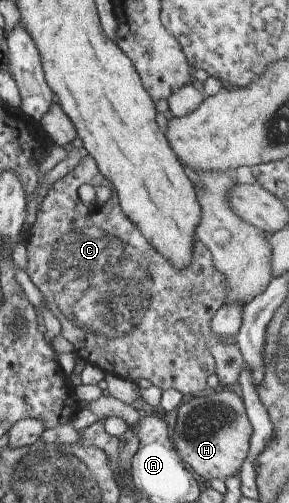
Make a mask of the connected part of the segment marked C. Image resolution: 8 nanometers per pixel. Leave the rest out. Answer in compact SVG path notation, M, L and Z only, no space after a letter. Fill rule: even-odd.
M88 154L80 159L73 170L63 175L62 178L57 179L46 191L46 195L42 199L40 205L40 212L34 219L34 223L26 234L25 239L27 245L26 250L26 269L25 273L30 281L36 287L36 291L44 297L44 303L47 303L52 315L59 320L60 332L59 334L72 344L74 352L83 360L85 364L92 364L92 367L99 368L102 375L112 374L119 378L130 379L136 381L137 379L147 379L151 385L155 385L158 389L167 390L175 389L182 395L192 395L198 391L207 391L207 377L215 373L215 363L213 357L210 355L209 349L206 348L204 337L209 333L209 321L211 317L217 312L217 309L225 303L227 299L227 287L223 285L225 279L224 274L221 274L213 266L211 253L208 251L198 239L193 242L193 250L191 257L191 264L188 269L177 270L172 267L167 259L164 259L149 243L148 240L137 230L137 227L122 213L119 203L117 202L117 195L111 186L111 183L98 171L95 161ZM83 183L92 185L94 189L102 185L110 190L110 197L101 205L92 204L86 215L77 214L74 206L80 202L76 190Z

